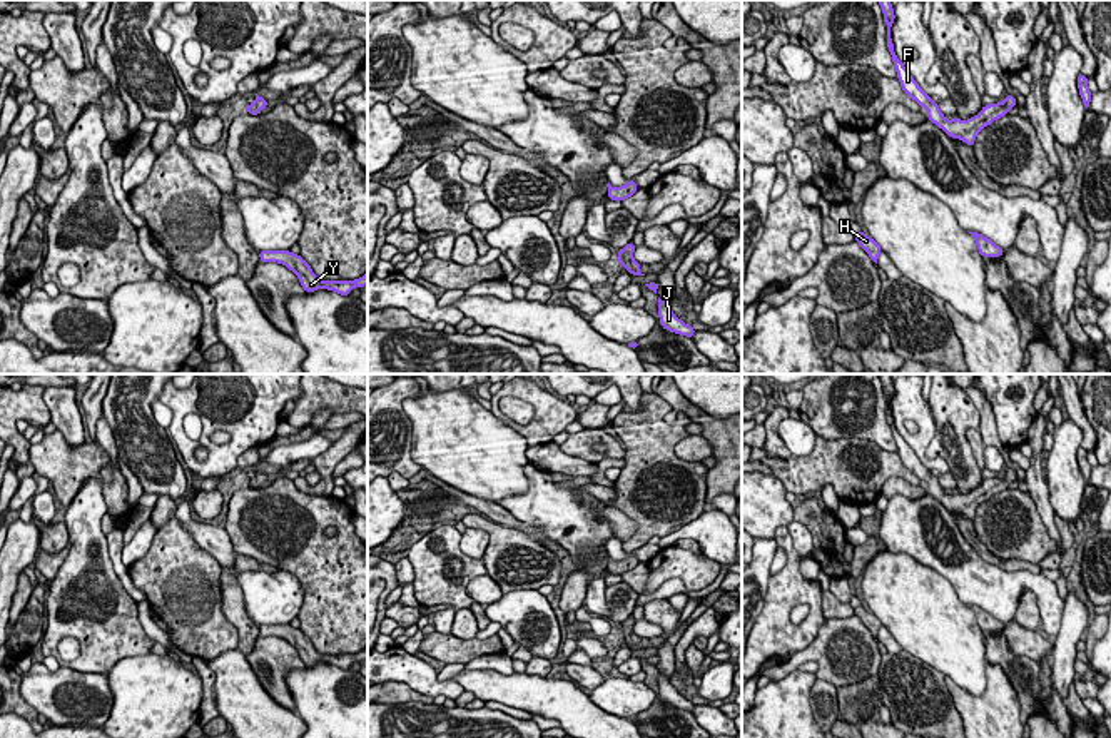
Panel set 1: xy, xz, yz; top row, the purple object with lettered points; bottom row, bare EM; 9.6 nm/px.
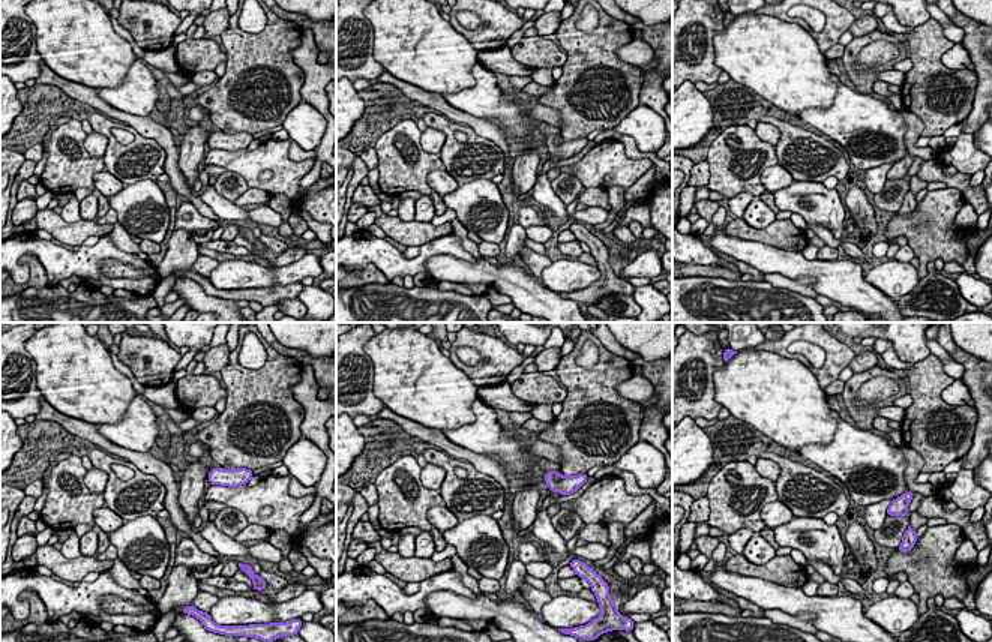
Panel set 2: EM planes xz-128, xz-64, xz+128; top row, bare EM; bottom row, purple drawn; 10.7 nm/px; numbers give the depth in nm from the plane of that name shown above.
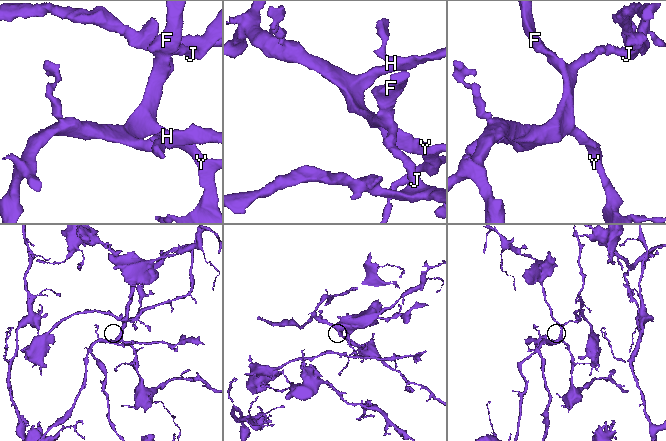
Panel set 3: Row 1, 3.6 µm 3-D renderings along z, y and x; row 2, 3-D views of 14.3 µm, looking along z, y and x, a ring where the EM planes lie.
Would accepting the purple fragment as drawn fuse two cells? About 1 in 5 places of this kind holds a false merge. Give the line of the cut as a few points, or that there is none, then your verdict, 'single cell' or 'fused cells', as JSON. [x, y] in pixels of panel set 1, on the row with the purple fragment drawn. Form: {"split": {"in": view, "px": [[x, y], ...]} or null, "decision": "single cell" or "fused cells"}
{"split": null, "decision": "single cell"}

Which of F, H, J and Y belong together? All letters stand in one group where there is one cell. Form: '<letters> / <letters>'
F H J Y

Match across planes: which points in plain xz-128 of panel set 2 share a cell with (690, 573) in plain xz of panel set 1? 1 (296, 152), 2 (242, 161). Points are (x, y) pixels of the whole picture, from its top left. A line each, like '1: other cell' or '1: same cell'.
1: other cell
2: same cell

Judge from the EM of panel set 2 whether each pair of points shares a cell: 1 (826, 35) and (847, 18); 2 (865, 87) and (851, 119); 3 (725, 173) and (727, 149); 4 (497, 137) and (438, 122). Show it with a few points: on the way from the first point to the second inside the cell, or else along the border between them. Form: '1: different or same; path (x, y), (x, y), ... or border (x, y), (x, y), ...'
1: same; path (830, 32), (842, 20)
2: different; border (854, 90), (869, 95)
3: same; path (727, 167), (727, 155)
4: different; border (441, 114), (468, 125), (503, 150)

